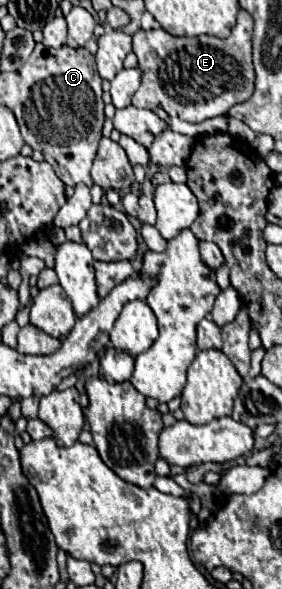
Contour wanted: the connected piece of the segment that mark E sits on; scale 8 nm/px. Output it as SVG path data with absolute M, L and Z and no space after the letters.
M236 24L228 38L216 36L196 36L188 42L188 38L176 38L162 28L154 30L138 30L134 36L134 54L138 58L138 68L142 70L142 84L132 98L132 106L154 110L162 106L168 116L178 116L188 122L202 122L214 116L226 114L234 104L246 102L254 92L254 66L252 66L252 34L244 24Z

